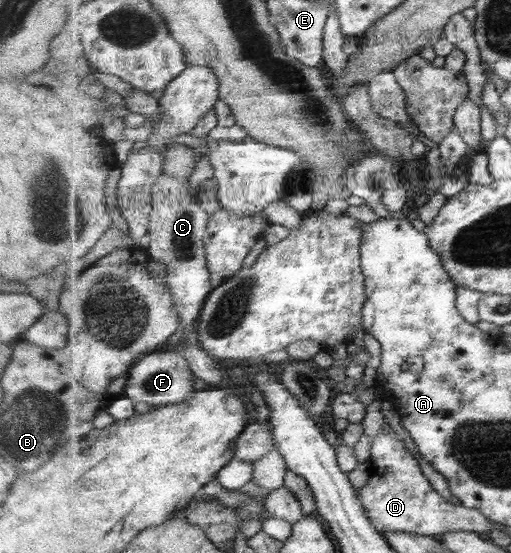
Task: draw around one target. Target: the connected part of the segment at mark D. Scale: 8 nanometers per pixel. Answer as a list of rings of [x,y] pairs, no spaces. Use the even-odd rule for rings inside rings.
[[[383,432],[373,439],[371,471],[368,482],[358,490],[359,498],[367,509],[368,517],[376,529],[392,533],[414,533],[437,537],[448,532],[475,532],[488,534],[493,531],[492,521],[480,510],[454,505],[438,494],[426,479],[418,461],[405,448],[404,443]]]

